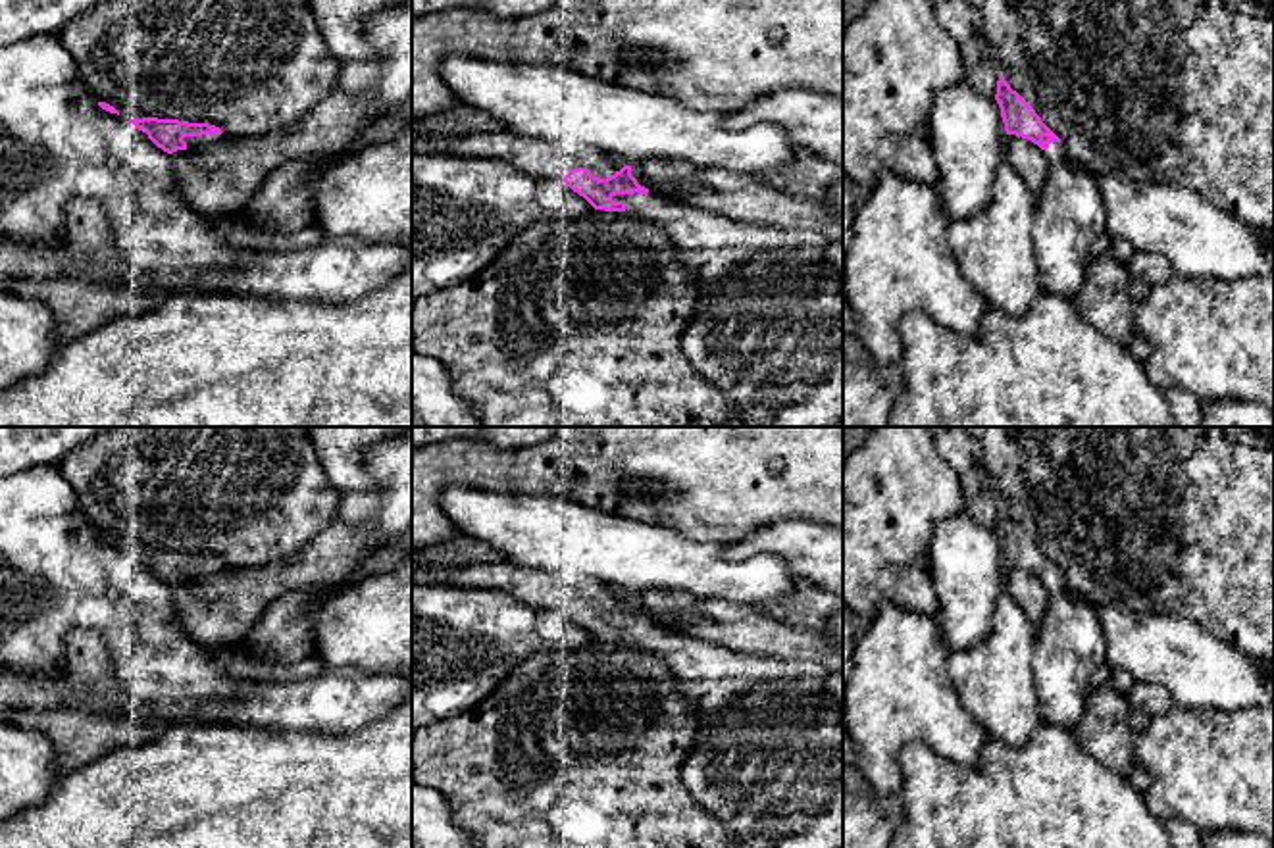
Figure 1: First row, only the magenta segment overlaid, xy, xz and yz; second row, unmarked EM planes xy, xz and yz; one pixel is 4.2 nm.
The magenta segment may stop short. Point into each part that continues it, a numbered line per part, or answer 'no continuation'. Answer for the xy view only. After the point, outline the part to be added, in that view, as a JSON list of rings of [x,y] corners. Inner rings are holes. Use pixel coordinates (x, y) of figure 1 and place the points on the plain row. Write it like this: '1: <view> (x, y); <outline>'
1: xy (193, 573); [[[221,563],[221,565],[202,565],[202,567],[185,567],[183,571],[187,573],[187,581],[194,581],[194,579],[200,579],[204,575],[212,575],[212,573],[219,573],[219,571],[225,571],[229,569],[229,565]]]

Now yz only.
1: yz (1055, 583); [[[1051,573],[1047,581],[1043,581],[1049,594],[1068,592],[1066,581],[1062,573]]]

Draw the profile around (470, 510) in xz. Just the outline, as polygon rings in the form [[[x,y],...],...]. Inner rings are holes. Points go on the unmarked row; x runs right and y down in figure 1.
[[[448,486],[439,504],[460,533],[493,546],[506,561],[547,571],[564,585],[602,583],[631,598],[647,590],[681,590],[697,600],[751,608],[785,602],[797,585],[777,556],[729,560],[722,544],[548,494]]]

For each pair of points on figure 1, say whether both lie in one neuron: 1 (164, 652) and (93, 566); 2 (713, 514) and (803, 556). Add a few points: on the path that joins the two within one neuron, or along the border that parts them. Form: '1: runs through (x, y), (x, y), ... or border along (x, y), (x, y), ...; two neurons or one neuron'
1: runs through (143, 631), (135, 614), (108, 587); one neuron
2: border along (797, 522), (772, 522), (724, 547); two neurons

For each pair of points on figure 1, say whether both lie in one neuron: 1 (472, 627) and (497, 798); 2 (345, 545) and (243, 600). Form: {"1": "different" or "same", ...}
{"1": "different", "2": "same"}

